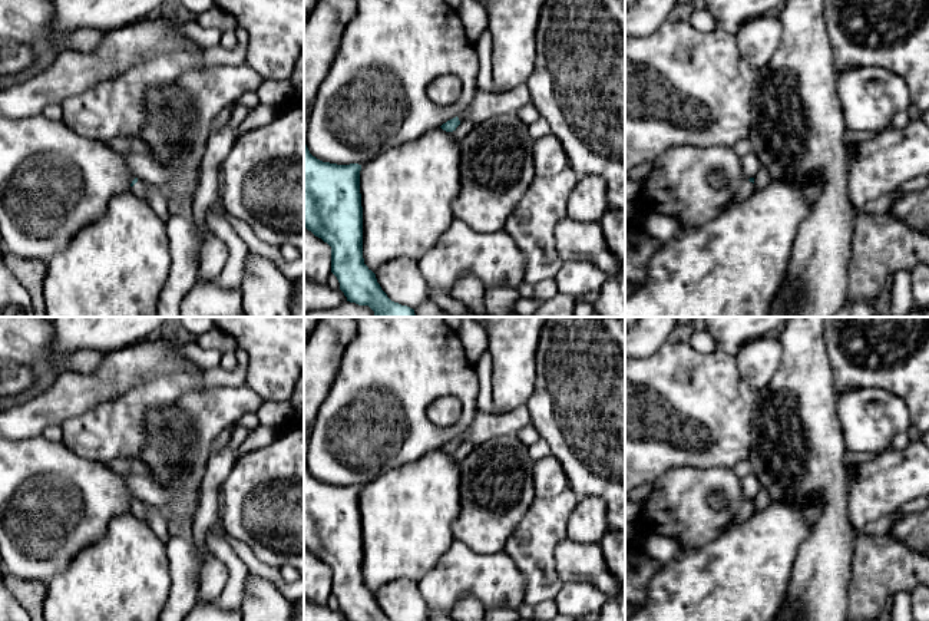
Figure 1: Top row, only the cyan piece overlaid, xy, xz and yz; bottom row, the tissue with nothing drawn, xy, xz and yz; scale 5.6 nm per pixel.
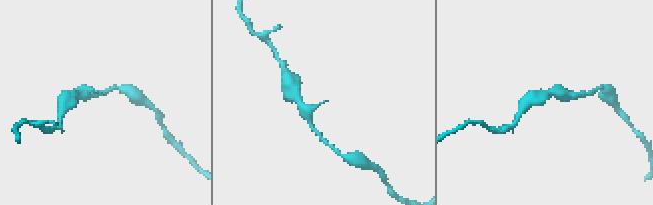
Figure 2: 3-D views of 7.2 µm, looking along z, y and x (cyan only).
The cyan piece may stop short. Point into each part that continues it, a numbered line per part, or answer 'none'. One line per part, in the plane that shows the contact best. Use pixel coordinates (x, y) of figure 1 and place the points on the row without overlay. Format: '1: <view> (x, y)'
1: xy (139, 509)

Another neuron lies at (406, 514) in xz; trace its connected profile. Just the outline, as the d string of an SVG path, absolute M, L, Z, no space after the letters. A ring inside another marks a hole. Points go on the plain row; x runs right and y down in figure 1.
M432 450L361 486L363 579L376 594L391 581L419 582L454 541L452 523L460 512L460 463L452 453Z

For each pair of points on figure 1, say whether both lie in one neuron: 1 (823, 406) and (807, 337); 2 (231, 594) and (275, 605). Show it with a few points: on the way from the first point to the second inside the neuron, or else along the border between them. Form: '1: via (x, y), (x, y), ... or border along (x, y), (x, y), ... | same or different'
1: via (807, 389), (807, 354) | same
2: border along (250, 572), (241, 605) | different

